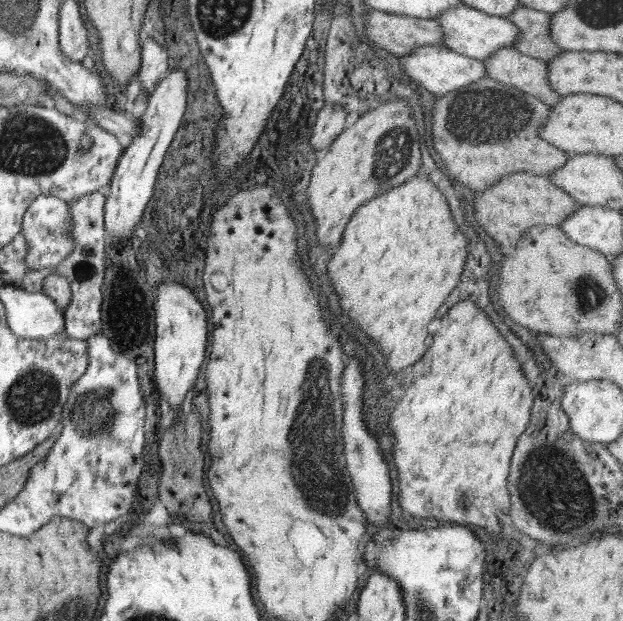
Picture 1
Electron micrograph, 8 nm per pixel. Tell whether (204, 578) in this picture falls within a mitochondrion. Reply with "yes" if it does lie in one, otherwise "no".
no

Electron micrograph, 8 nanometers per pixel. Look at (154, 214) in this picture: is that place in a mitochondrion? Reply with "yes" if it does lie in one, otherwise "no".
no

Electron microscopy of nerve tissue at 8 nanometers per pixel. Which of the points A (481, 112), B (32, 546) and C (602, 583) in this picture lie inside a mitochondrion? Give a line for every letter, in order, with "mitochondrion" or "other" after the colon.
A: mitochondrion
B: other
C: other

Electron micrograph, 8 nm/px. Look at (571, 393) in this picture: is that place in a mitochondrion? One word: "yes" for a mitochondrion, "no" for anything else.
no

